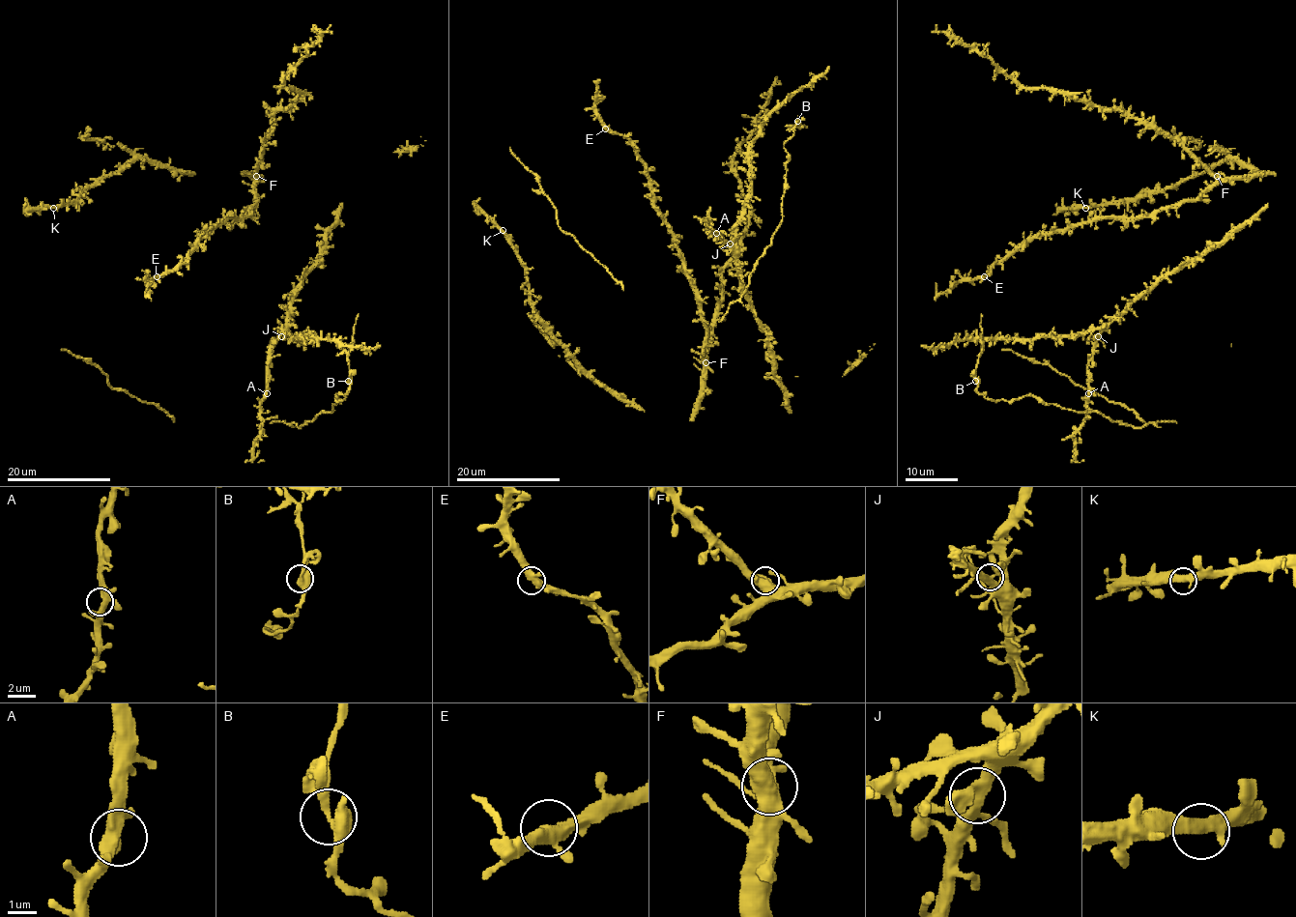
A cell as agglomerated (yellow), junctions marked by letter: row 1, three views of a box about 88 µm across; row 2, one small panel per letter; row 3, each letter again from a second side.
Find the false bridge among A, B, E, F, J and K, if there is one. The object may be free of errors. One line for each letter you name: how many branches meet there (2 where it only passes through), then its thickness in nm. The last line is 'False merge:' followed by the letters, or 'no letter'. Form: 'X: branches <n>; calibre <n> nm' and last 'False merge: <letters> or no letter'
B: branches 3; calibre 400 nm
False merge: B

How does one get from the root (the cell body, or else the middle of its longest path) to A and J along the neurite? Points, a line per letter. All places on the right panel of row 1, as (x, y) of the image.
A: (1161, 272), (1161, 276), (1101, 333), (1088, 367), (1088, 393)
J: (1161, 272), (1161, 276), (1098, 336)

